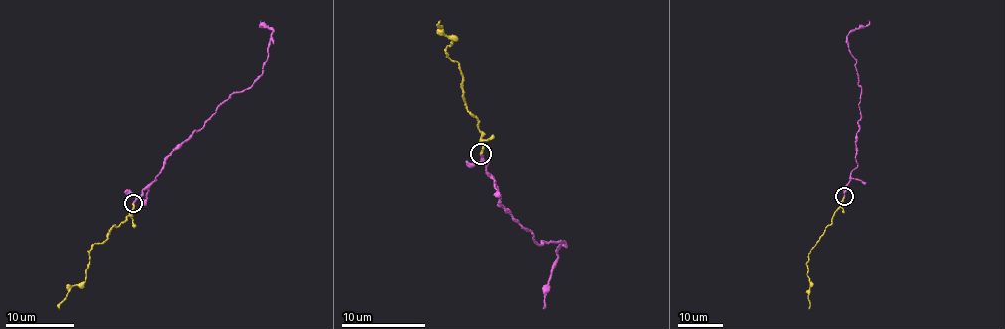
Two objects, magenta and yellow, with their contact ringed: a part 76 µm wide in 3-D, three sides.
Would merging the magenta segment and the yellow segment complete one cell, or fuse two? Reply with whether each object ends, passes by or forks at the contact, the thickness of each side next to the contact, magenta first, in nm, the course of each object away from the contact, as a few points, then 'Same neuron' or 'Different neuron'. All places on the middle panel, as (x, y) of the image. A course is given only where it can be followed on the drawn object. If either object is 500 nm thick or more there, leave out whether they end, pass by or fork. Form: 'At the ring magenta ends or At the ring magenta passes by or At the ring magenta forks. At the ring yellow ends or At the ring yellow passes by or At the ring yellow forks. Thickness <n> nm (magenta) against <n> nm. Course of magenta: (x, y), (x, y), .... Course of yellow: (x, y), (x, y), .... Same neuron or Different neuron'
At the ring magenta ends. At the ring yellow ends. Thickness 150 nm (magenta) against 190 nm. Course of magenta: (480, 154), (494, 180), (497, 204), (538, 244), (566, 244), (561, 242), (556, 253), (543, 307). Course of yellow: (481, 153), (479, 123), (469, 113), (462, 74), (446, 49), (455, 37), (442, 31), (439, 21). Same neuron

